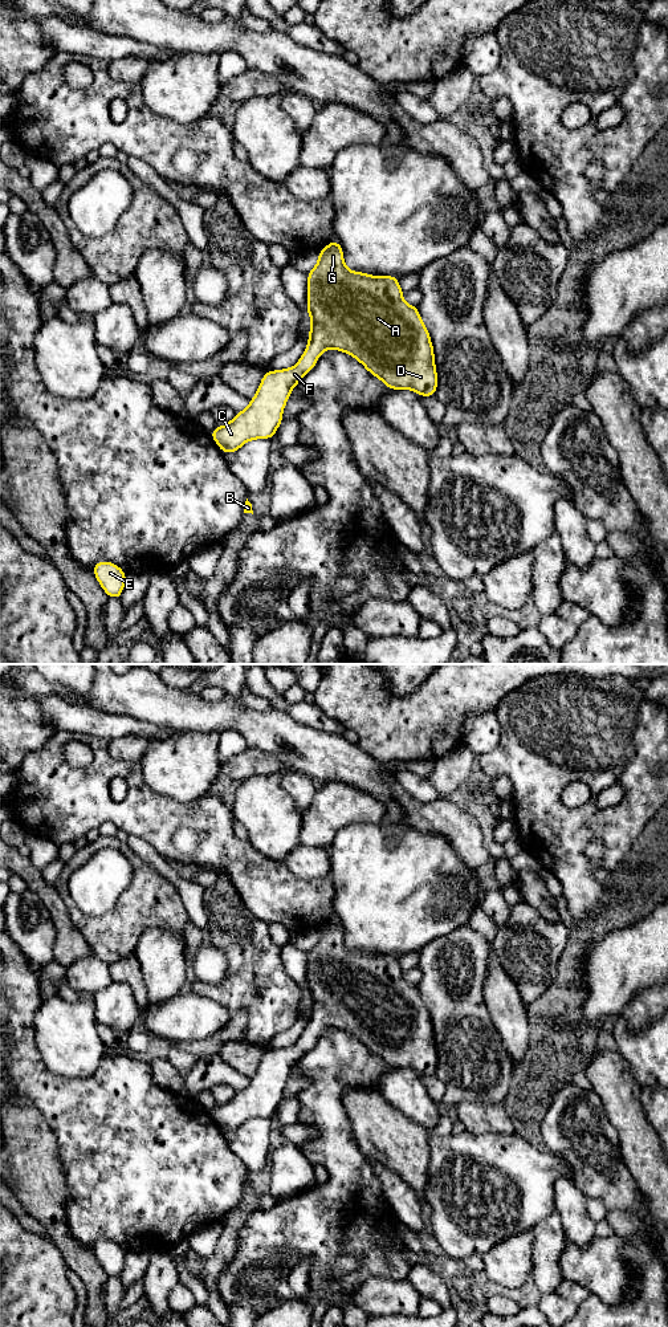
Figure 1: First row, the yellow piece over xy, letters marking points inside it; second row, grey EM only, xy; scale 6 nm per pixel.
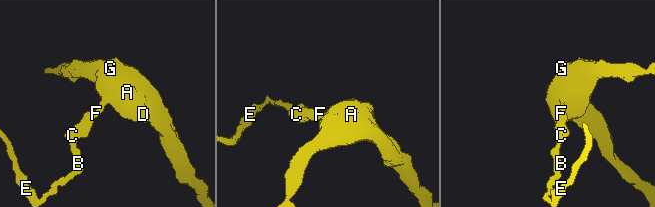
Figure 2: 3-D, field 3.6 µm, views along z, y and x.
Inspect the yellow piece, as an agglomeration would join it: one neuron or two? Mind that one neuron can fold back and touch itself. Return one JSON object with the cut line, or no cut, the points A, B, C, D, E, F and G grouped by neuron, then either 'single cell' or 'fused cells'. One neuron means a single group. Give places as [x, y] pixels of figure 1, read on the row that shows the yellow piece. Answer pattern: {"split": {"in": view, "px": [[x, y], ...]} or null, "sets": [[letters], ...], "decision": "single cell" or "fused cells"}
{"split": null, "sets": [["A", "B", "C", "D", "E", "F", "G"]], "decision": "single cell"}

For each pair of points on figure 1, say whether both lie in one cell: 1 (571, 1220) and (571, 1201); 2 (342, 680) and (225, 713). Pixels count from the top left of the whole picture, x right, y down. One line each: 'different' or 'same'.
1: same
2: different

